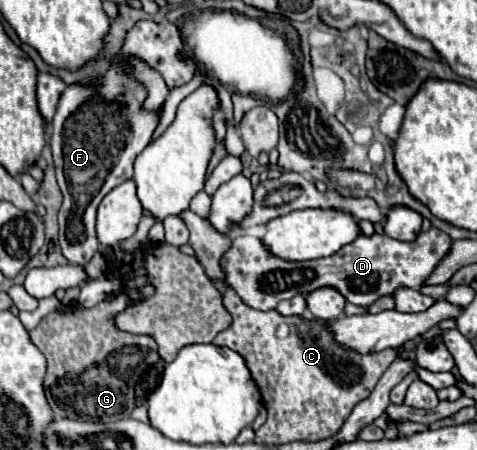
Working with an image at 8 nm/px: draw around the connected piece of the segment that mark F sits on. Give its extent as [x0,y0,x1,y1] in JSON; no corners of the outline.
[51,64,159,266]

